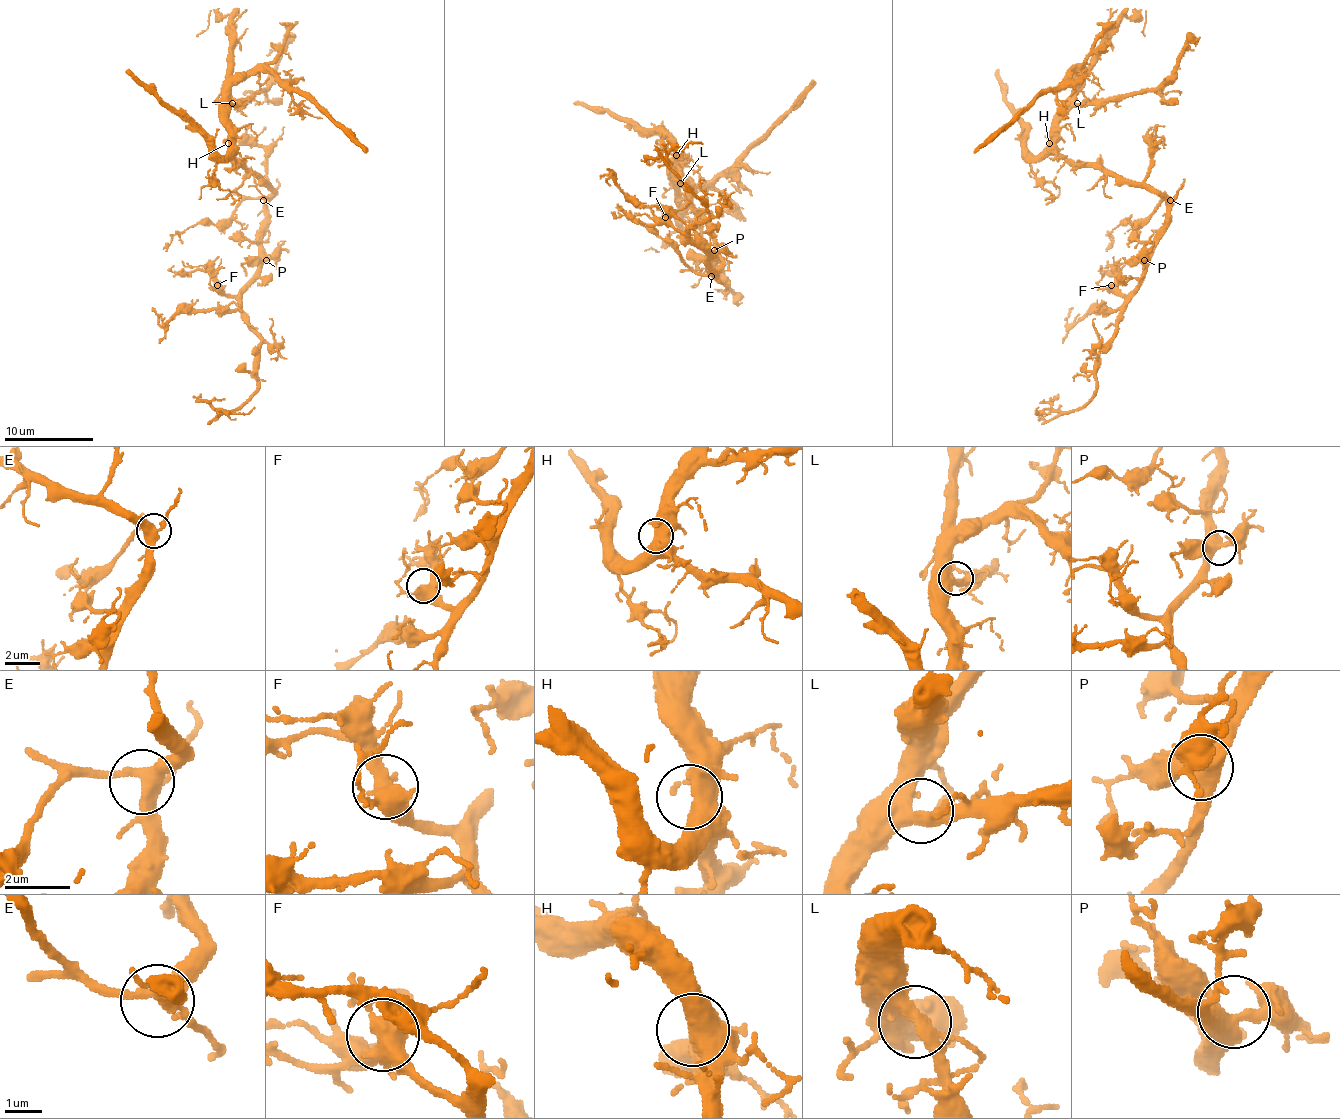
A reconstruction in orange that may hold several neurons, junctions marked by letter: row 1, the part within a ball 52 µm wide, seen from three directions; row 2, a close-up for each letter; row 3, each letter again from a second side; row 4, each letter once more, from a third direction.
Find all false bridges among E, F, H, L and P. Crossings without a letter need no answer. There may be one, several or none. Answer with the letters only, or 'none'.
none

